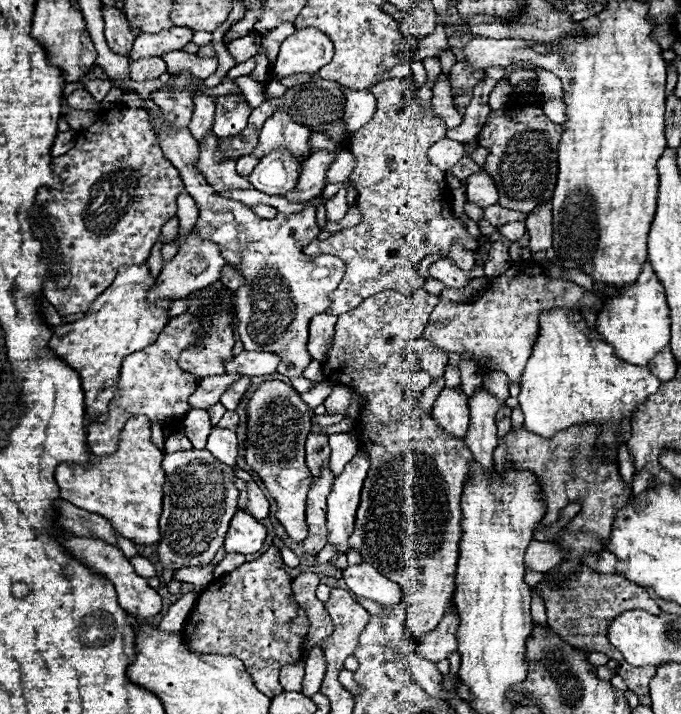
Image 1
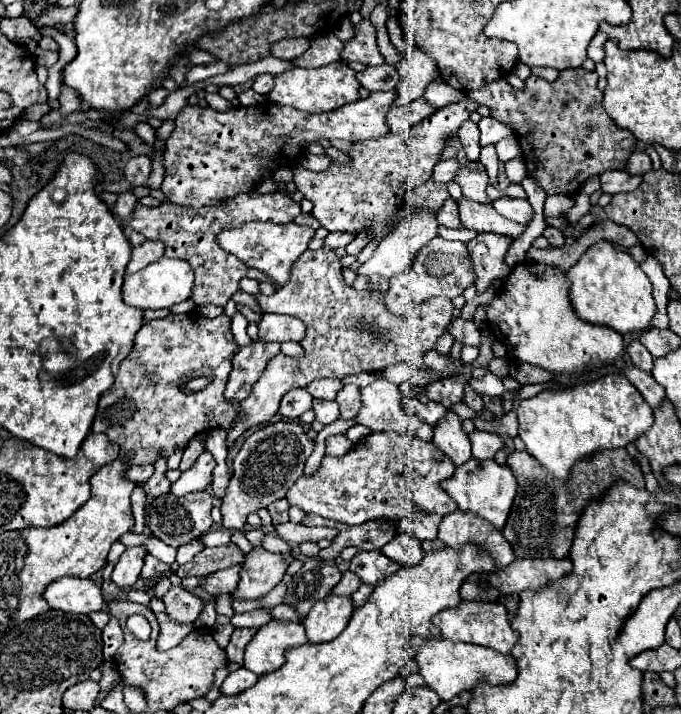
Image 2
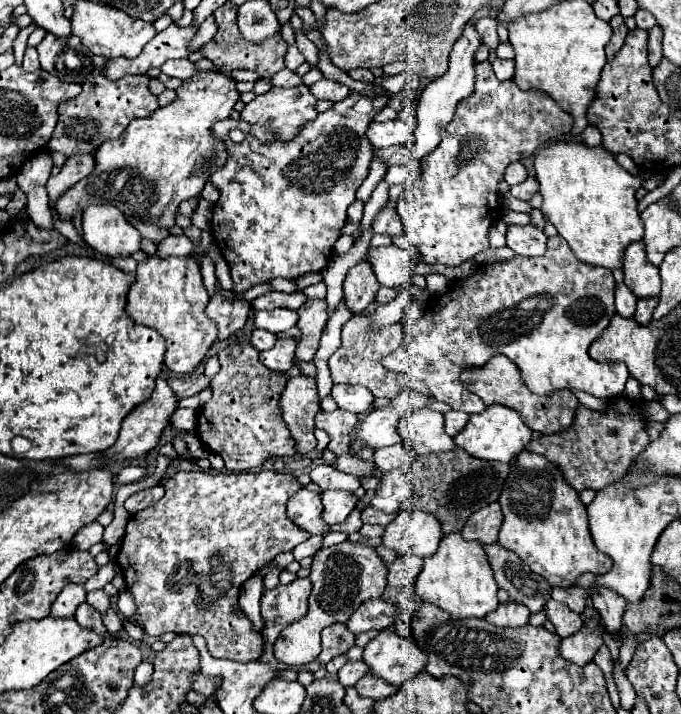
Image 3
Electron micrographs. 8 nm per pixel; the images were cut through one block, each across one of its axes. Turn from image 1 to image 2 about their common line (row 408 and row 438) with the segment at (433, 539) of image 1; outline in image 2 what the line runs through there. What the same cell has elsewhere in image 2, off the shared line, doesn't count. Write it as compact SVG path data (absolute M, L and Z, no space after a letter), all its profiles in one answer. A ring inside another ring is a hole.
M412 416L410 420L410 432L374 432L366 438L358 440L354 448L338 458L326 456L322 460L322 466L314 476L300 476L298 482L288 492L288 504L300 506L306 514L318 514L322 518L330 518L342 524L362 524L364 520L376 520L380 516L386 518L404 518L414 509L436 512L436 514L450 514L458 506L456 502L440 488L440 482L450 478L456 470L450 458L442 450L438 450L432 442L432 426L420 420L418 416Z

